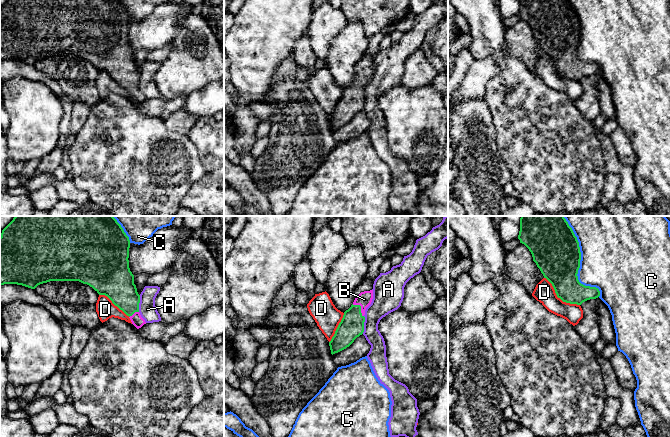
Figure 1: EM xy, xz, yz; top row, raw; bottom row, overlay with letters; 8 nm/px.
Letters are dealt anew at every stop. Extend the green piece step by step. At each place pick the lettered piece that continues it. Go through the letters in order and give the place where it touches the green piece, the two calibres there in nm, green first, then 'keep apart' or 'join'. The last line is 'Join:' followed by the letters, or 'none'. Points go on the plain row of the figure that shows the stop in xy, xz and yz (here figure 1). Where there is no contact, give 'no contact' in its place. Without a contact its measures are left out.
A: contact xz (363, 101); calibres 190 and 190 nm; keep apart
B: contact xz (360, 83); calibres 190 and 120 nm; join
C: contact yz (579, 42); calibres 380 and 460 nm; keep apart
D: contact yz (559, 73); calibres 300 and 160 nm; keep apart
Join: B

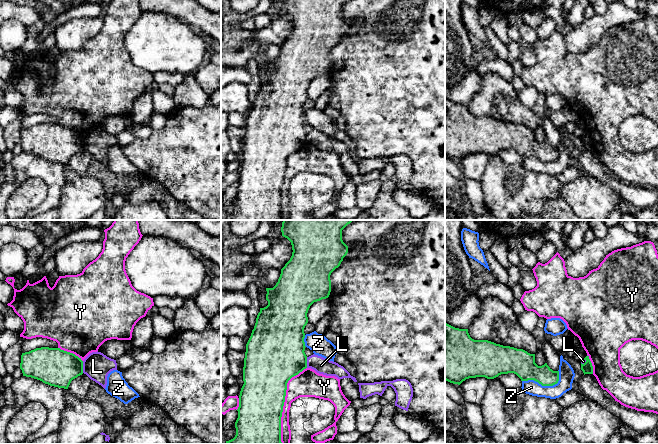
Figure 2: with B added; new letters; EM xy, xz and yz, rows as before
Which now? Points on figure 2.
L: contact xy (82, 143); calibres 300 and 220 nm; keep apart
Y: contact xz (283, 179); calibres 360 and 220 nm; keep apart
Z: contact yz (545, 161); calibres 200 and 130 nm; keep apart
Join: none

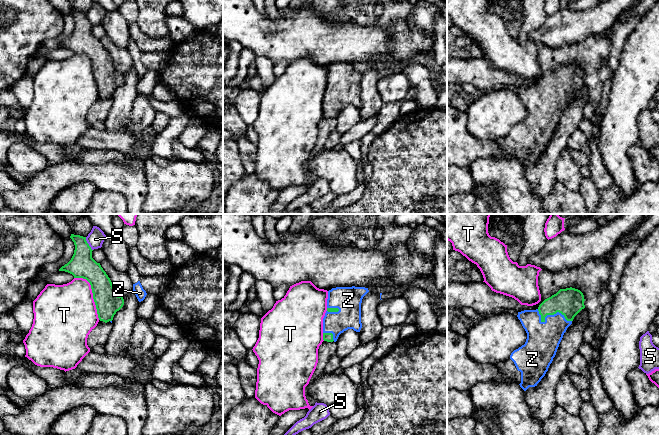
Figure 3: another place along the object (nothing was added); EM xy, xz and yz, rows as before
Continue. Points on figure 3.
S: contact xy (88, 20); calibres 200 and 140 nm; keep apart
T: contact xy (93, 70); calibres 200 and 460 nm; keep apart
Z: contact yz (550, 90); calibres 220 and 280 nm; join
Join: Z

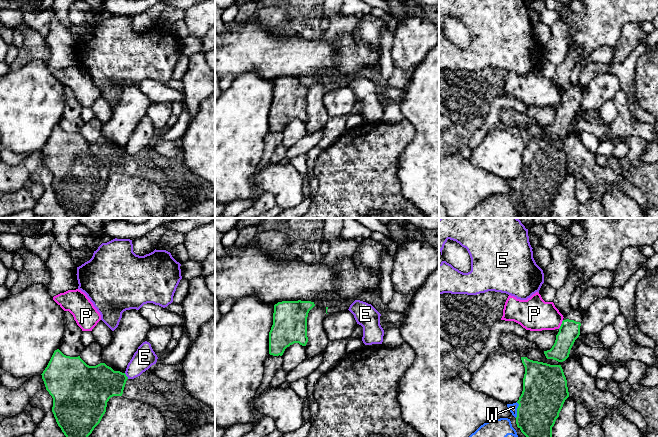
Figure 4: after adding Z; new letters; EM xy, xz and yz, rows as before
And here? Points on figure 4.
E: contact xy (126, 152); calibres 300 and 170 nm; keep apart
P: contact yz (561, 100); calibres 170 and 260 nm; keep apart
W: contact yz (517, 186); calibres 340 and 70 nm; join
Join: W

